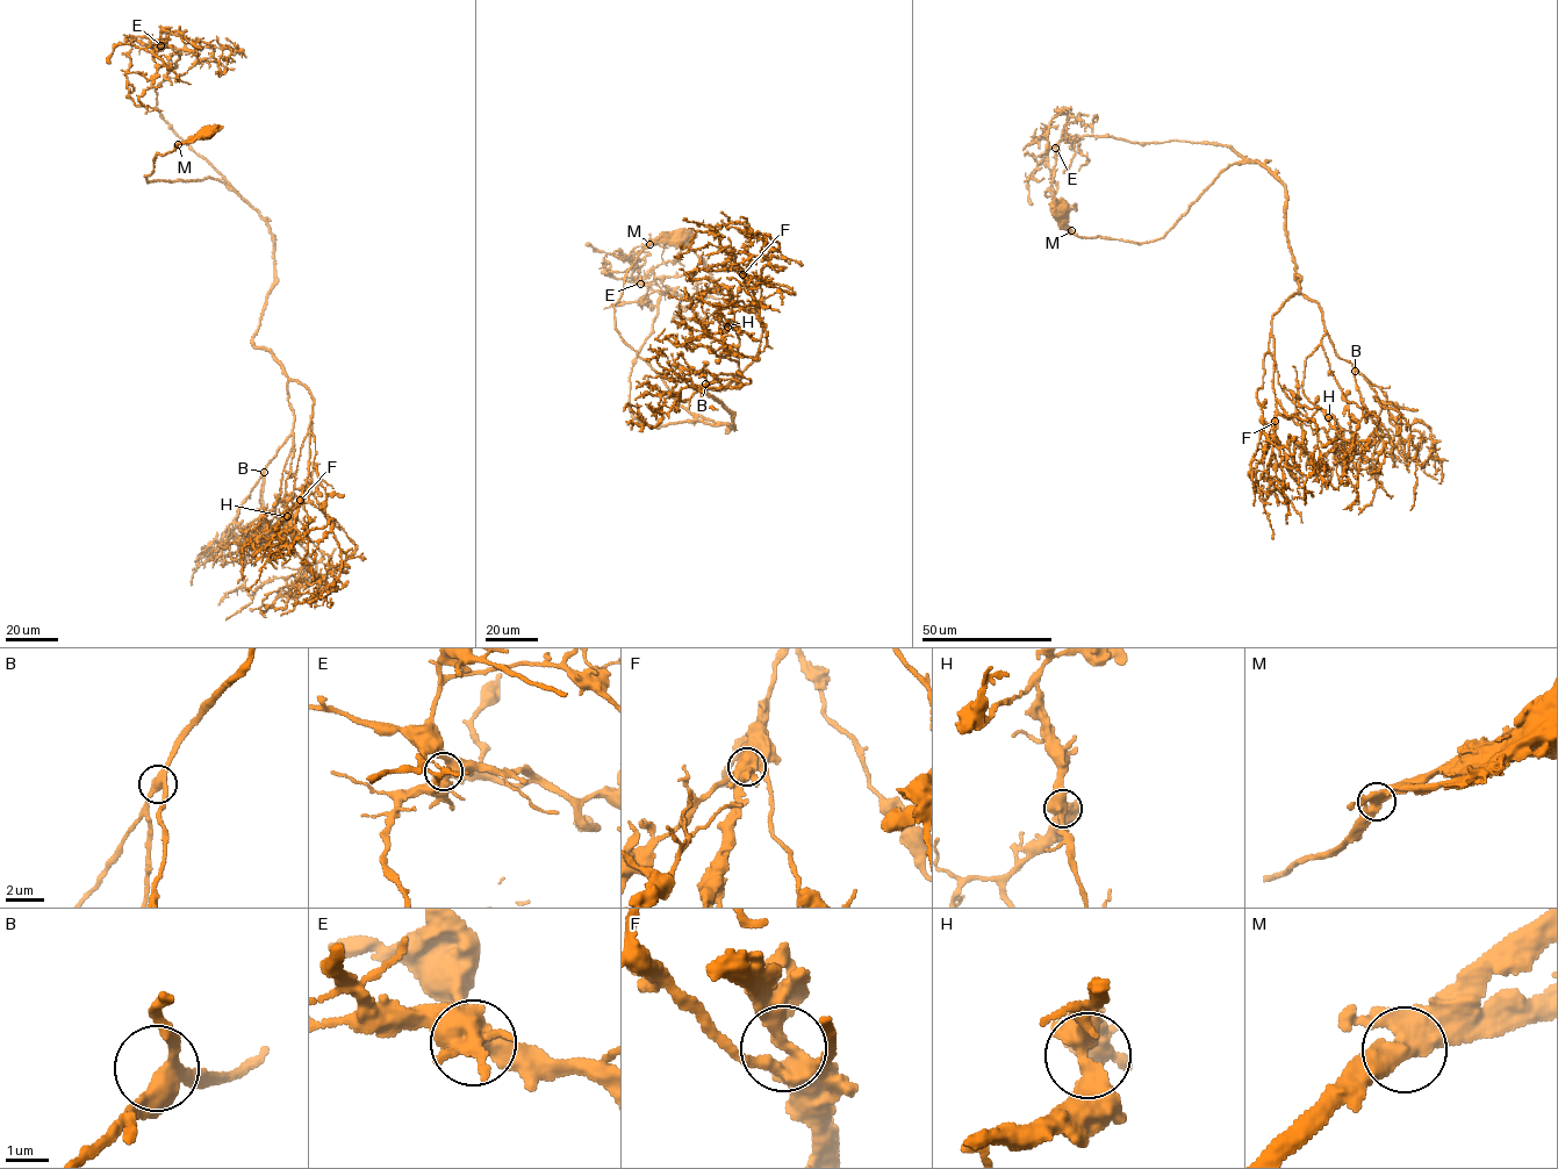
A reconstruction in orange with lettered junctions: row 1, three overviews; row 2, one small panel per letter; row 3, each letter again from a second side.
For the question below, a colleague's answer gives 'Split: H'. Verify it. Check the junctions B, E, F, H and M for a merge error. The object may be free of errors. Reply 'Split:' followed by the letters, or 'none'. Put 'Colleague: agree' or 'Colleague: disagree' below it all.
Split: none
Colleague: disagree

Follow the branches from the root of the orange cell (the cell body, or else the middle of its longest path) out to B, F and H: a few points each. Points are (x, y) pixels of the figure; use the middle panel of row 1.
B: (679, 232), (640, 252), (615, 327), (677, 402), (732, 428), (705, 389), (739, 372), (705, 384)
F: (679, 232), (640, 252), (615, 327), (677, 402), (732, 428), (705, 389), (726, 387), (759, 351), (742, 274)
H: (679, 232), (640, 252), (615, 327), (677, 402), (732, 428), (705, 389), (740, 379), (731, 318), (727, 327)

